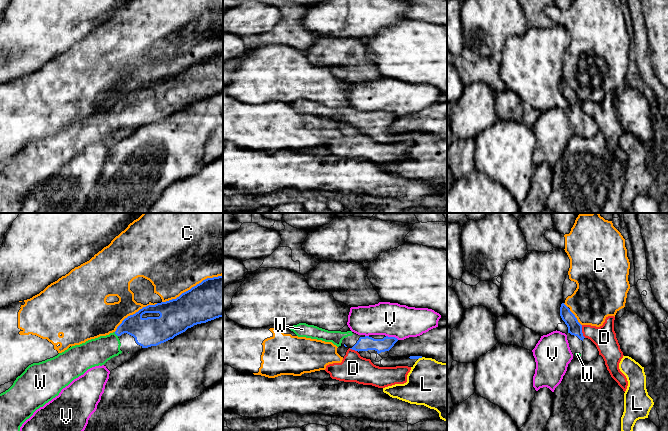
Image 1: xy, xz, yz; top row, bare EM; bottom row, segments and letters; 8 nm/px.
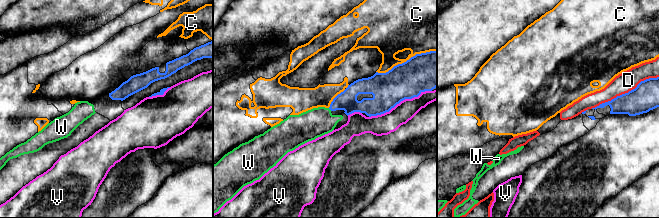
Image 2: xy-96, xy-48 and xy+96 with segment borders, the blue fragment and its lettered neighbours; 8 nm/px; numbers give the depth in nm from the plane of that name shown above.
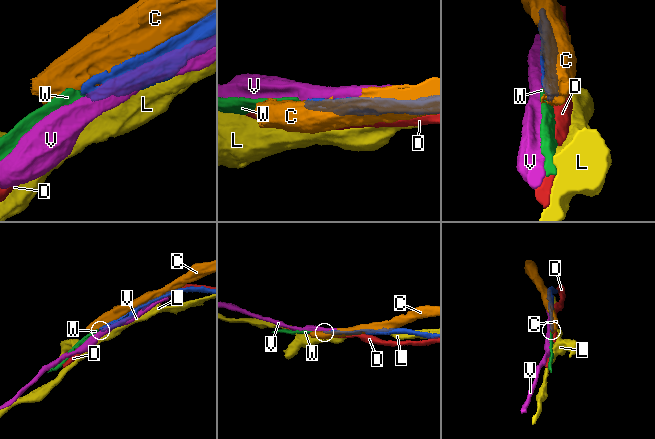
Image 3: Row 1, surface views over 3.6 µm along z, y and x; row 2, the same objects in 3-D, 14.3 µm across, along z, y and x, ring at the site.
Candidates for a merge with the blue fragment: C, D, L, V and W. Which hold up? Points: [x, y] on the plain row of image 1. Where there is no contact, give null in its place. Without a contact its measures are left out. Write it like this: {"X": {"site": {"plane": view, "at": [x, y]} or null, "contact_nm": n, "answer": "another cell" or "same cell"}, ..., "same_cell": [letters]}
{"C": {"site": {"plane": "xy", "at": [192, 63]}, "contact_nm": 550, "answer": "another cell"}, "D": {"site": {"plane": "yz", "at": [581, 107]}, "contact_nm": 110, "answer": "another cell"}, "L": {"site": {"plane": "xz", "at": [420, 133]}, "contact_nm": 40, "answer": "another cell"}, "V": {"site": {"plane": "xz", "at": [392, 113]}, "contact_nm": 110, "answer": "another cell"}, "W": {"site": {"plane": "xy", "at": [115, 109]}, "contact_nm": 50, "answer": "same cell"}, "same_cell": ["W"]}

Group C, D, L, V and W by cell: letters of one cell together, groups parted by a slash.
C / D / L / V / W

